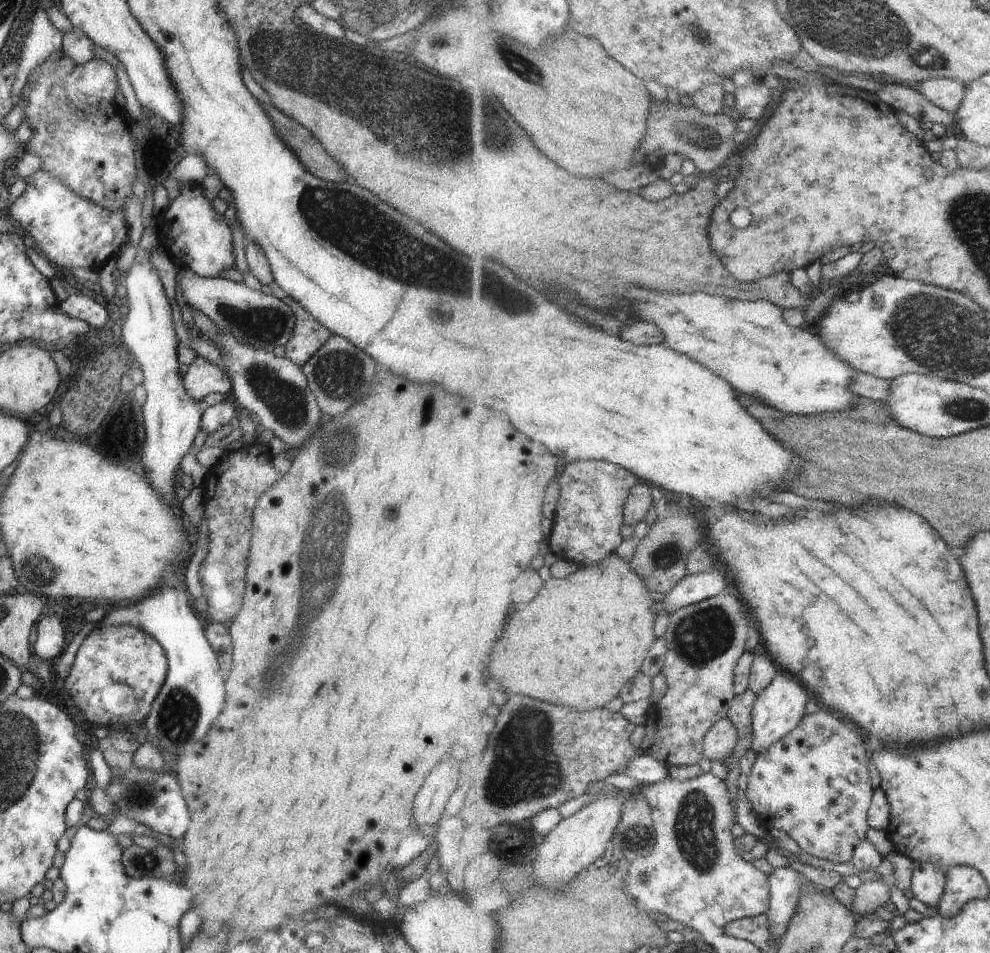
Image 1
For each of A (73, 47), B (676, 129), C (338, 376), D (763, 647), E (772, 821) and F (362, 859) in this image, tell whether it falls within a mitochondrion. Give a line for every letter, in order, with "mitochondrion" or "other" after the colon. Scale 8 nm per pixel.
A: other
B: mitochondrion
C: mitochondrion
D: other
E: other
F: other

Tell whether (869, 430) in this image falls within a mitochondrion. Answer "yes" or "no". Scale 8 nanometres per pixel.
no

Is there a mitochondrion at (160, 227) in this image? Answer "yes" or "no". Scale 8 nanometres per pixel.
no

